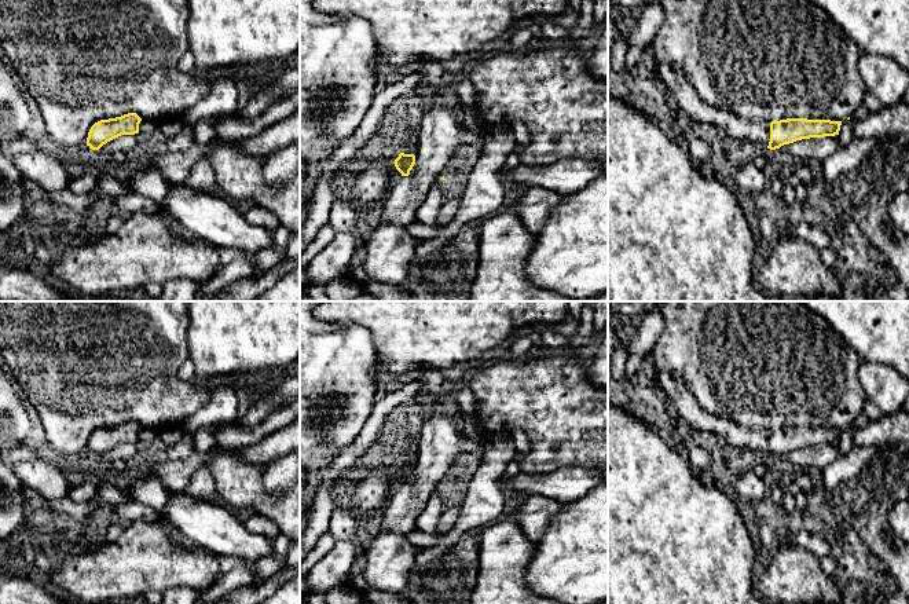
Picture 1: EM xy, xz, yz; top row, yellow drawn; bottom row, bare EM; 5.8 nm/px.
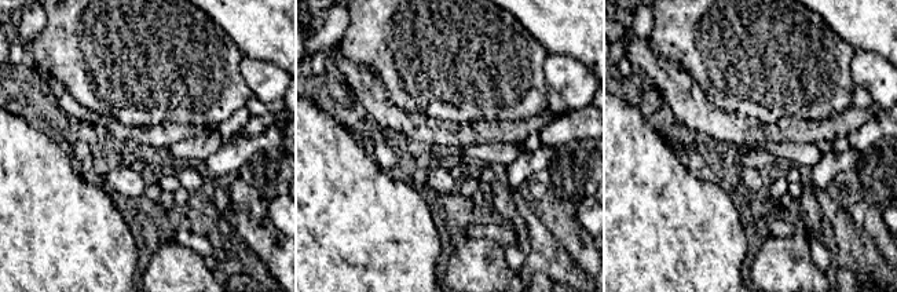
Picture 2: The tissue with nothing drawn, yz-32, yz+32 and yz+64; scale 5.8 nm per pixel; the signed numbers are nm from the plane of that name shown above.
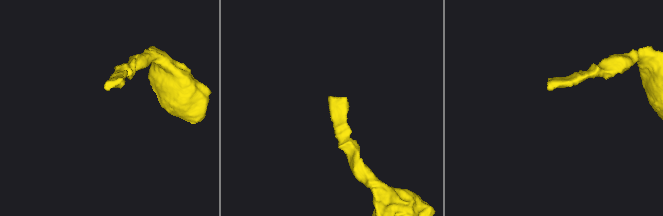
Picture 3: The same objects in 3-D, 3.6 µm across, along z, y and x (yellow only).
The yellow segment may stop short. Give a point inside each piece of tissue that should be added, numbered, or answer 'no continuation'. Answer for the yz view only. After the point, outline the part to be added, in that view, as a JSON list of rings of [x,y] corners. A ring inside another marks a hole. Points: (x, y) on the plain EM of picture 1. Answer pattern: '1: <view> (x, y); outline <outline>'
1: yz (703, 424); outline [[[656,367],[655,377],[672,402],[679,420],[696,438],[711,439],[719,436],[727,444],[738,450],[751,449],[759,455],[767,455],[770,450],[770,431],[744,428],[733,420],[719,418],[705,411],[693,396],[692,391],[667,371]]]

